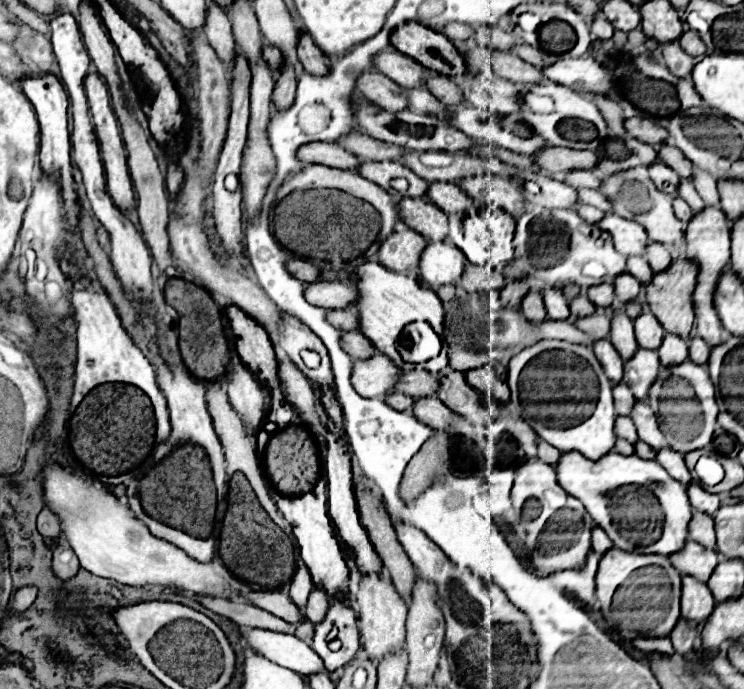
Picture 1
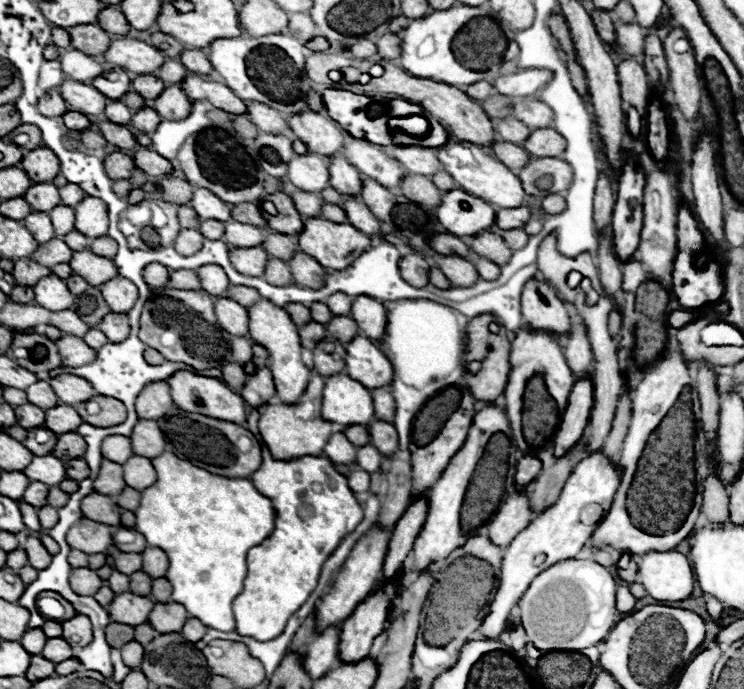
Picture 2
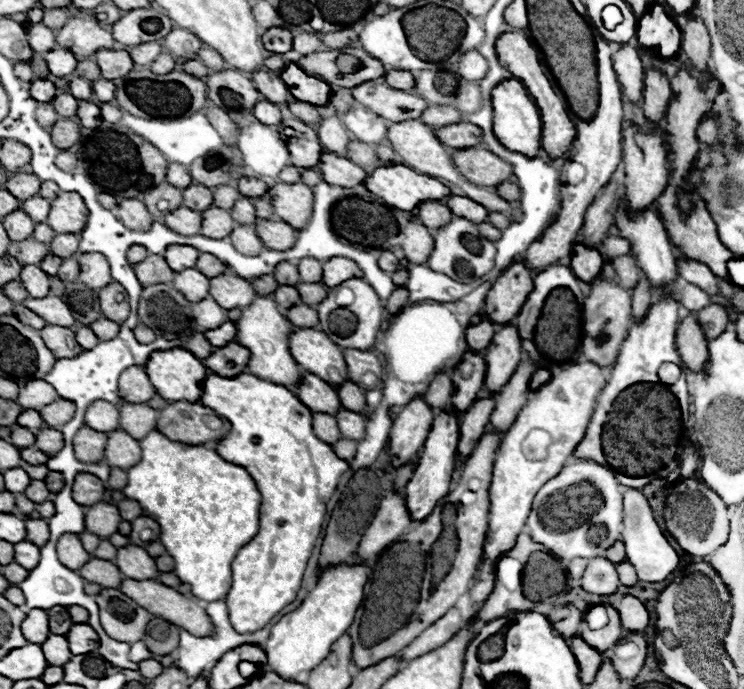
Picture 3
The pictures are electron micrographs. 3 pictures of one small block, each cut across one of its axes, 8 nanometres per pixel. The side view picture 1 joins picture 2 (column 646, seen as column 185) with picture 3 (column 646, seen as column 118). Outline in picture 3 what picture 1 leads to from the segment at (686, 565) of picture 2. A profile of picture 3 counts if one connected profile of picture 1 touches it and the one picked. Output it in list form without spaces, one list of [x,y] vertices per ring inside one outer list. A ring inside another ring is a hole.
[[[628,488],[622,490],[622,496],[624,496],[622,542],[626,546],[626,560],[634,566],[634,570],[642,582],[662,582],[668,578],[668,574],[672,574],[678,568],[680,556],[668,544],[666,536],[658,528],[646,496],[640,490],[628,490]]]

